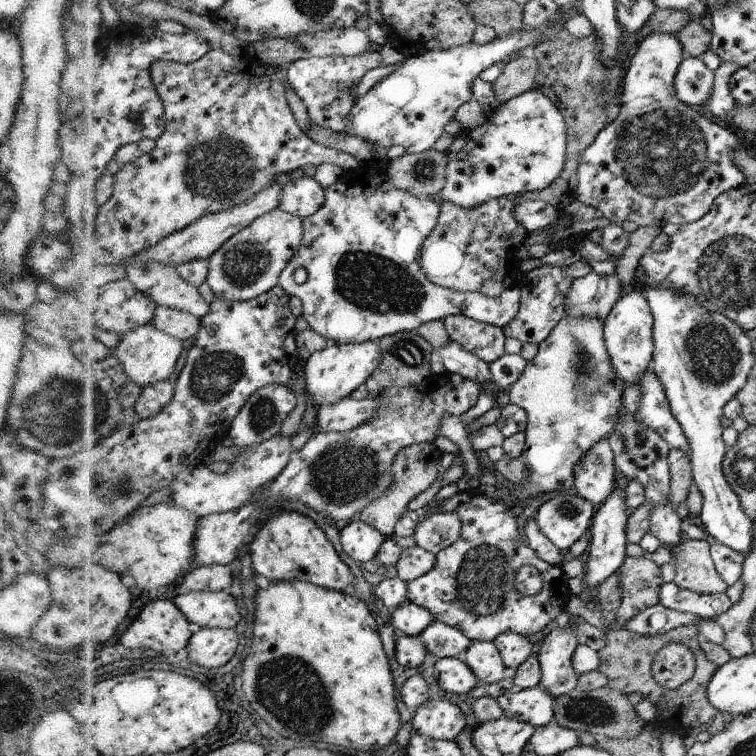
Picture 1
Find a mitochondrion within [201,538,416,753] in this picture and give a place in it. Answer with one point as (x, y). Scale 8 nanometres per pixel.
(295, 695)

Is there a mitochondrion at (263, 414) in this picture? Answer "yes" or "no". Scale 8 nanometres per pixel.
yes

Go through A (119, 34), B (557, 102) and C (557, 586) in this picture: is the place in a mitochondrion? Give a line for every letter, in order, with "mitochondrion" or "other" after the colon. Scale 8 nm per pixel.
A: other
B: other
C: other

